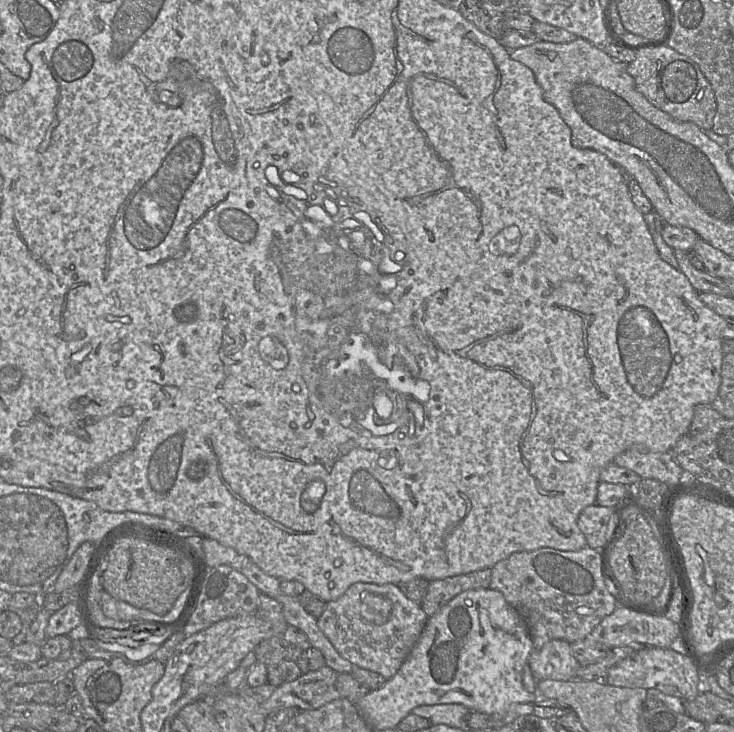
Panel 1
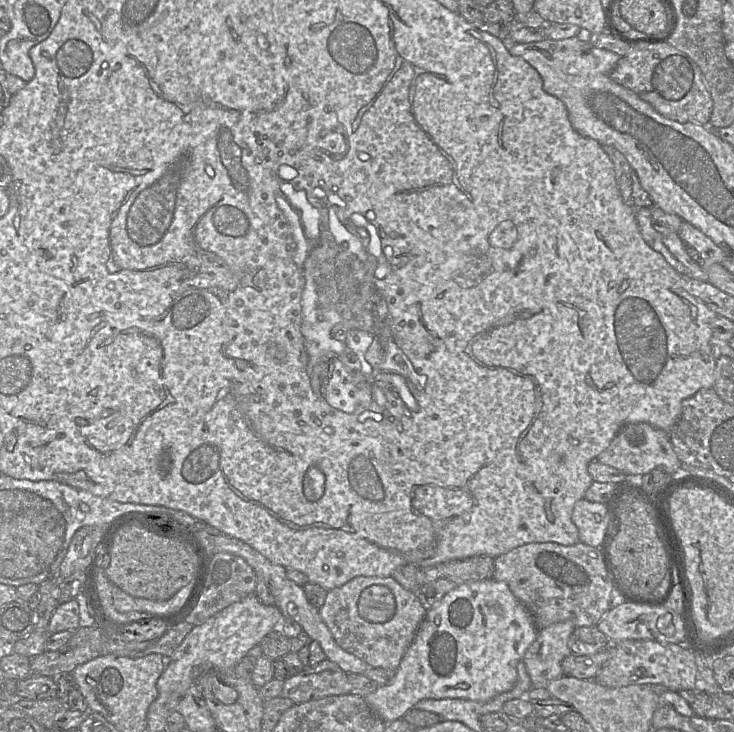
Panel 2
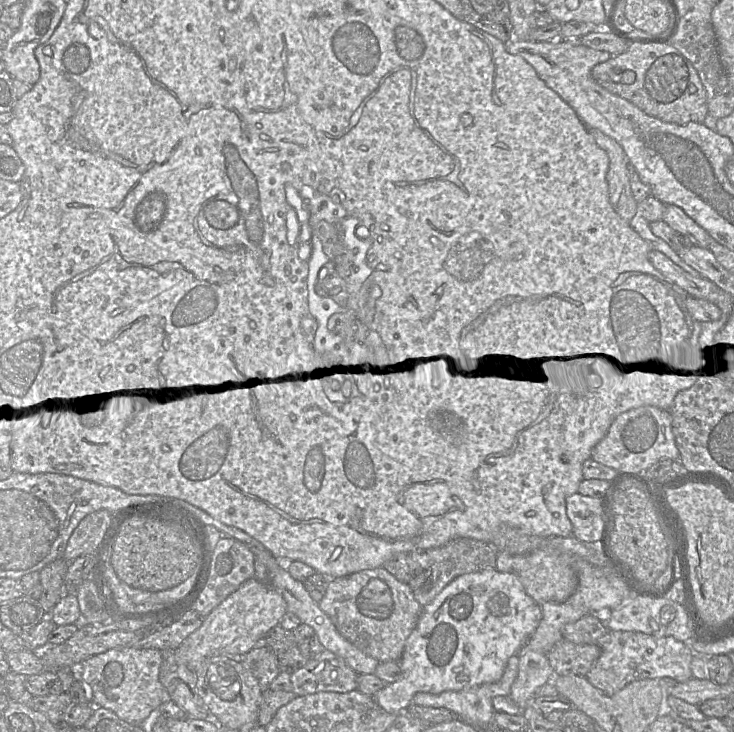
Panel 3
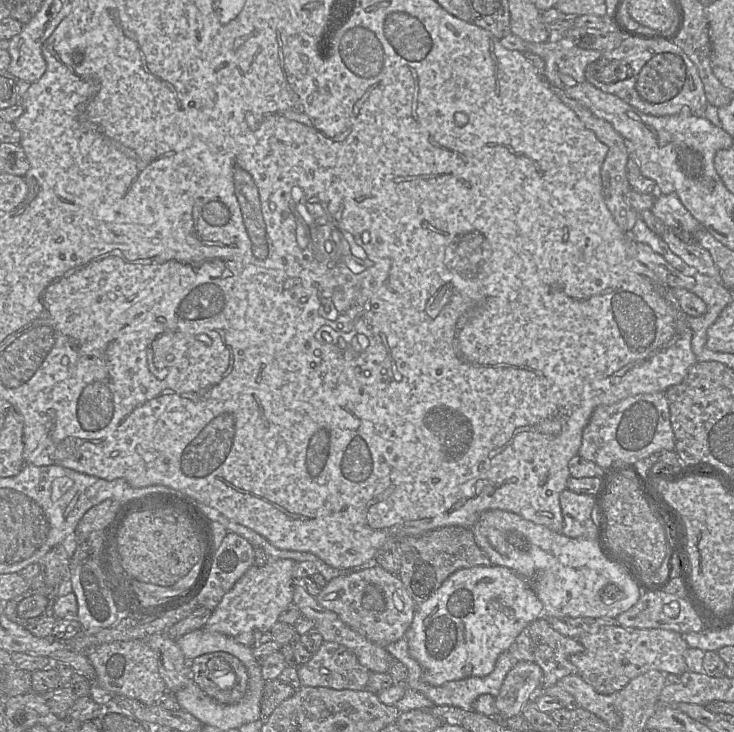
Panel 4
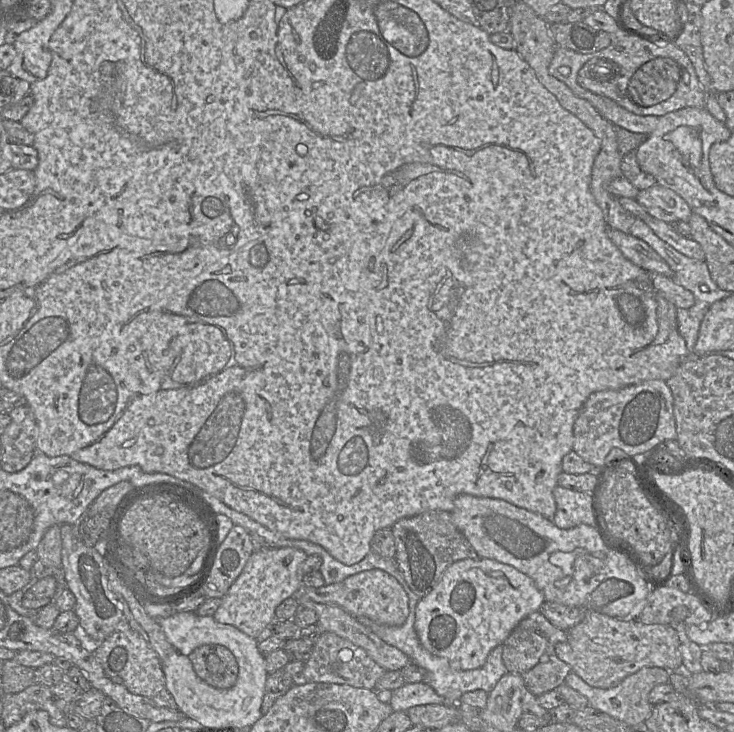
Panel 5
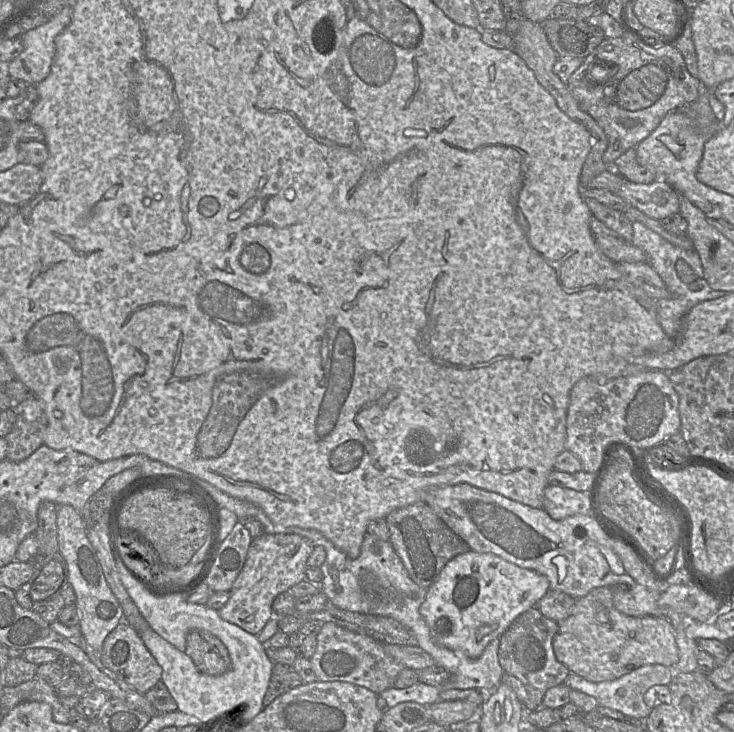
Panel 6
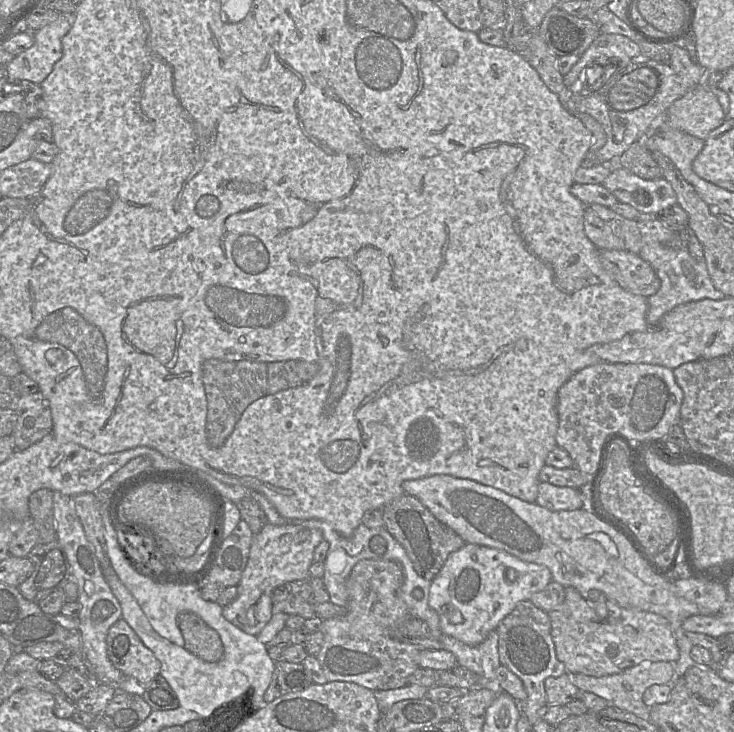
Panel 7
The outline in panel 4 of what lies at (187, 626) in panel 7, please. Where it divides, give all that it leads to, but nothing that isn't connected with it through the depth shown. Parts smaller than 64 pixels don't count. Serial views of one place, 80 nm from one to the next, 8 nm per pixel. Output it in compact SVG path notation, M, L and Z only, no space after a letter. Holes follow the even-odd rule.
M219 651L204 654L194 658L190 662L190 668L192 670L192 679L200 687L205 689L206 679L212 682L219 691L224 693L230 693L235 689L237 684L235 662L237 658L229 653ZM222 673L232 673L235 675L235 683L230 689L222 689L214 679L219 681Z

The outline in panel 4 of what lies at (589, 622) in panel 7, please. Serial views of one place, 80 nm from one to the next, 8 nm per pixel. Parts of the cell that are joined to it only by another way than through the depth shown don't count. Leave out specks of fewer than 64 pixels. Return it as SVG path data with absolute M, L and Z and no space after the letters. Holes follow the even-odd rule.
M603 621L595 632L588 632L578 638L584 647L581 653L569 657L570 662L576 667L577 674L596 692L610 695L625 687L635 677L649 671L682 675L687 671L685 652L689 648L683 636L673 630L662 628L634 628L623 627L615 621Z

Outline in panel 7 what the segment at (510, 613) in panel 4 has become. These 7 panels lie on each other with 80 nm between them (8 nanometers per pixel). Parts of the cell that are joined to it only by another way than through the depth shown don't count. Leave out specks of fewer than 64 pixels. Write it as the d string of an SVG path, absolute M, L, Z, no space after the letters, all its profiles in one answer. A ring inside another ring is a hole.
M466 543L449 555L431 581L428 603L437 612L444 634L476 646L497 629L519 602L529 600L552 580L551 571L544 565L523 561L504 550ZM509 569L518 573L516 580L507 578Z

